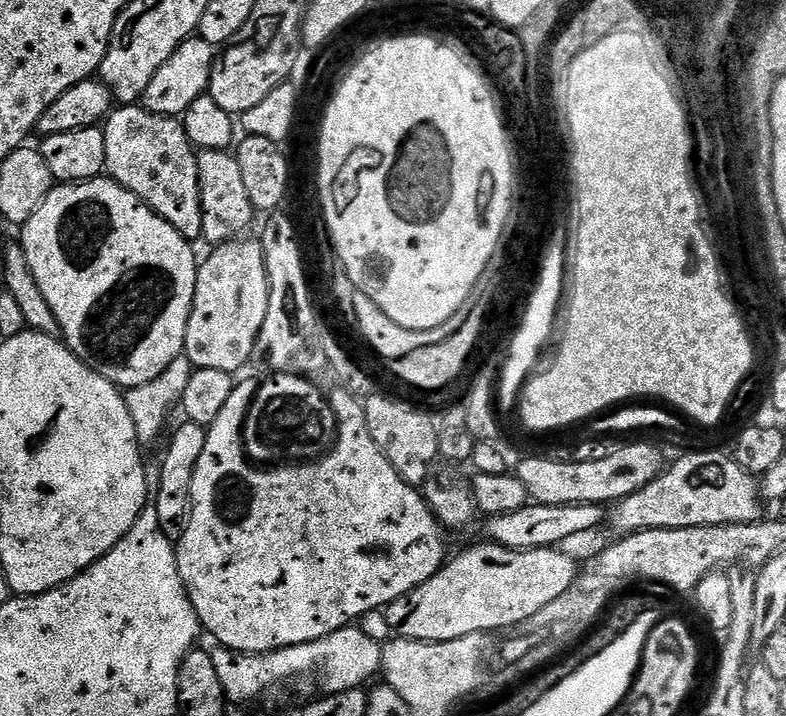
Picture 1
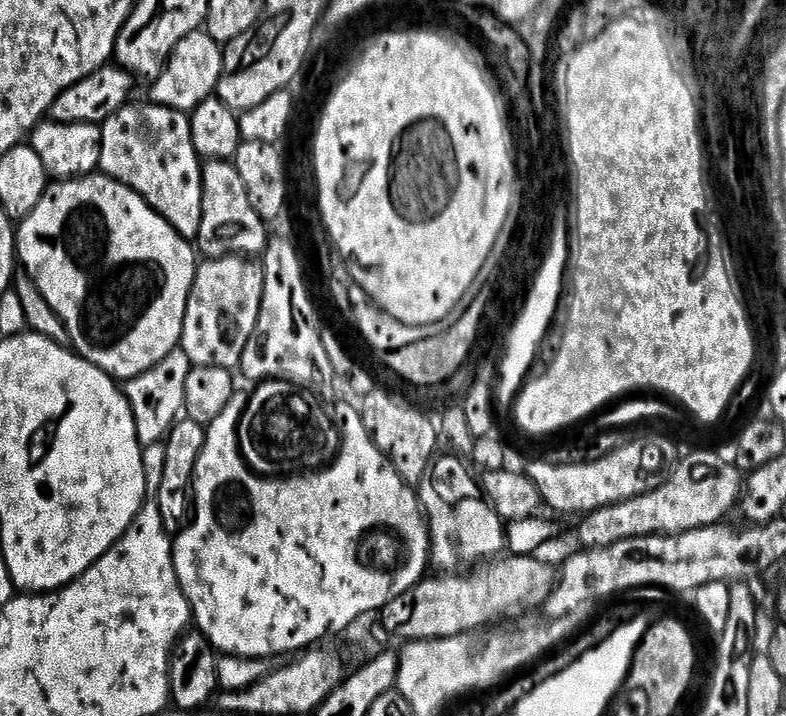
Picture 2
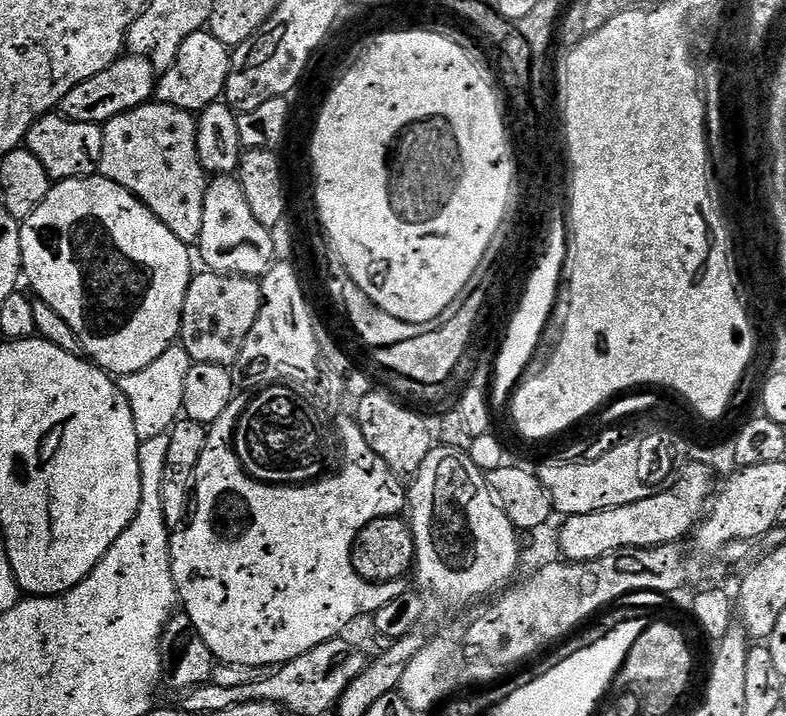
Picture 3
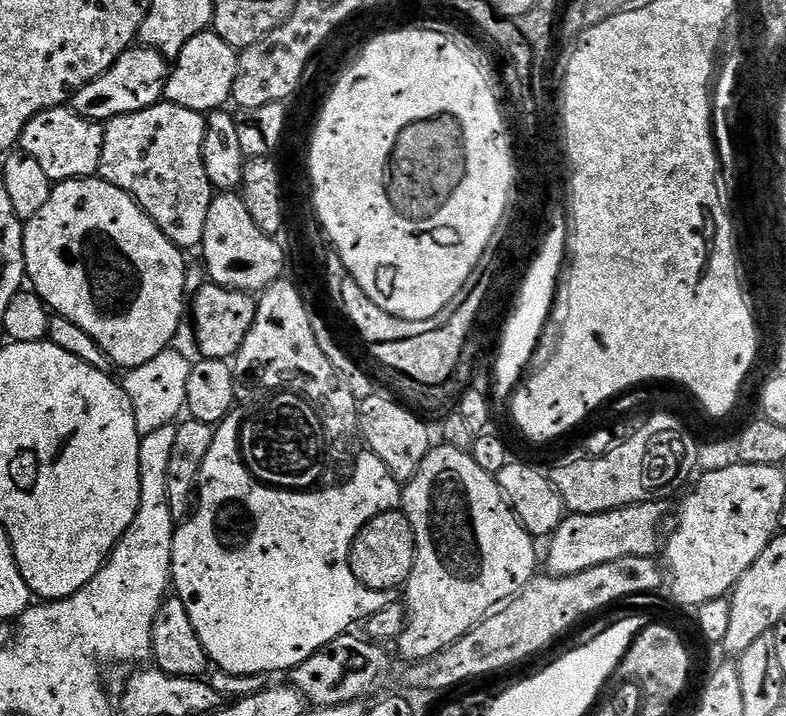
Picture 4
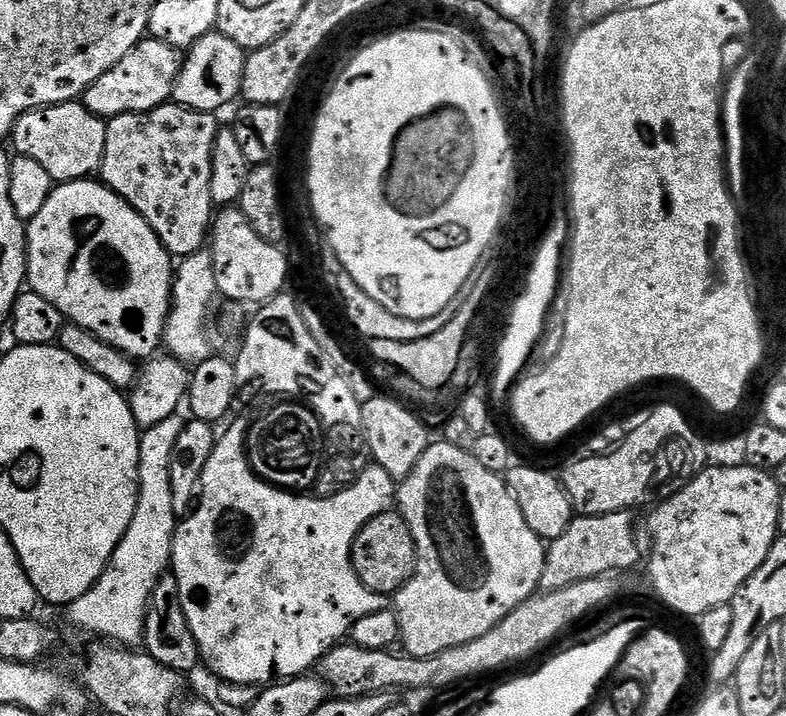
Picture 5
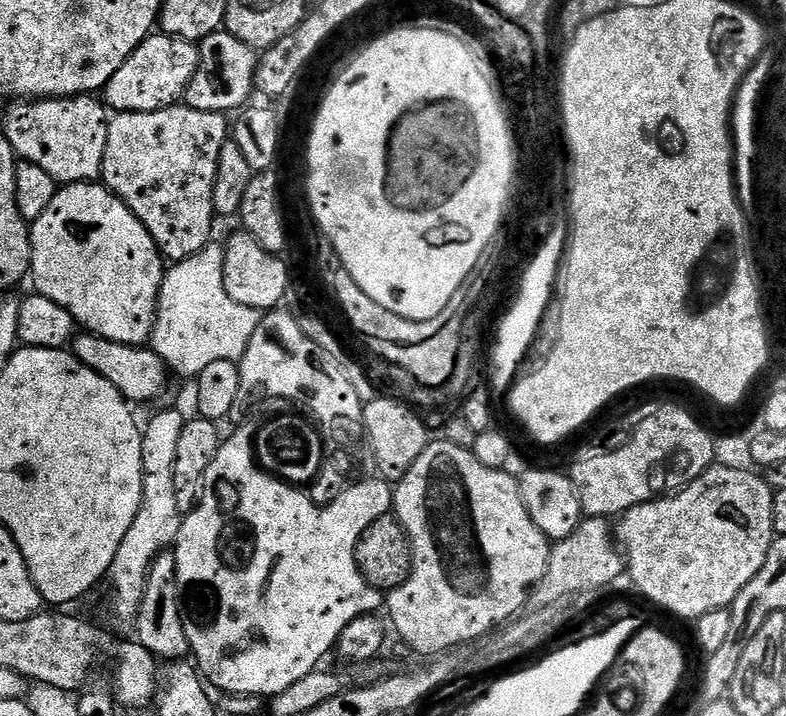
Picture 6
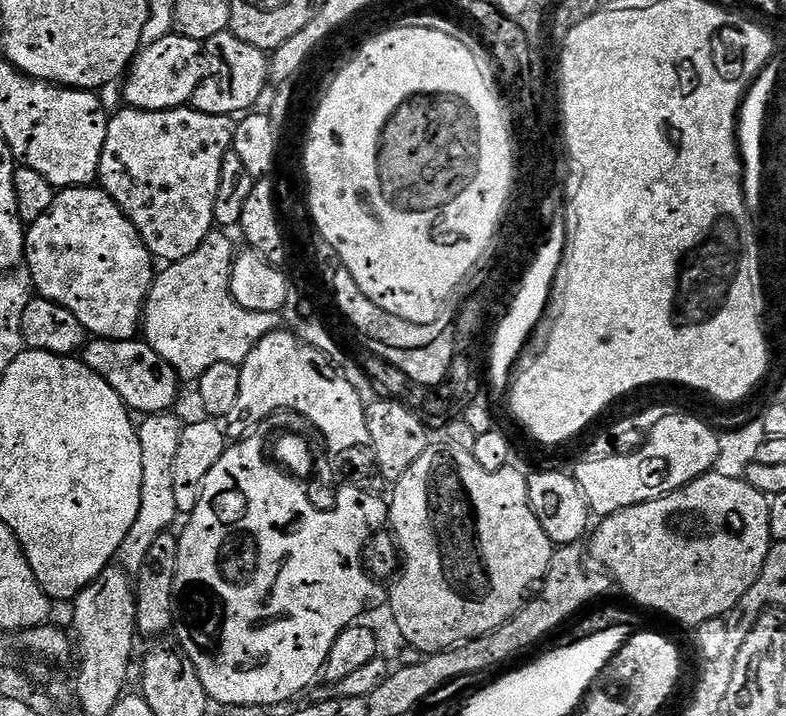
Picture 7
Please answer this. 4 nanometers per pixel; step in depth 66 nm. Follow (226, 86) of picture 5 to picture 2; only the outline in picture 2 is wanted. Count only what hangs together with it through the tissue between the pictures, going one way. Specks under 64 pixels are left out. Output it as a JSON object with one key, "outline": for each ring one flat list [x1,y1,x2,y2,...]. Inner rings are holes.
{"outline":[[201,30,186,34,186,38,182,38,182,42,174,46,159,76,151,81,151,103,191,114,202,102,215,97,218,78,222,78,223,61,224,49,218,41,210,38,208,31]]}

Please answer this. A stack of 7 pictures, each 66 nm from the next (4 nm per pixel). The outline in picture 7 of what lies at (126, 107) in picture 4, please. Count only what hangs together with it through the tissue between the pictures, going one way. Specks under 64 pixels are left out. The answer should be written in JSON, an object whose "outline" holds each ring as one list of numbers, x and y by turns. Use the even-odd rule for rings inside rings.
{"outline":[[179,34,163,36,160,40,153,40,147,46,141,47,136,53,123,81,124,88,122,84,123,103,129,108,137,108,139,112,165,112,171,108,183,108,191,105,192,95,204,81,206,73,208,60,204,57,204,46,201,41]]}

